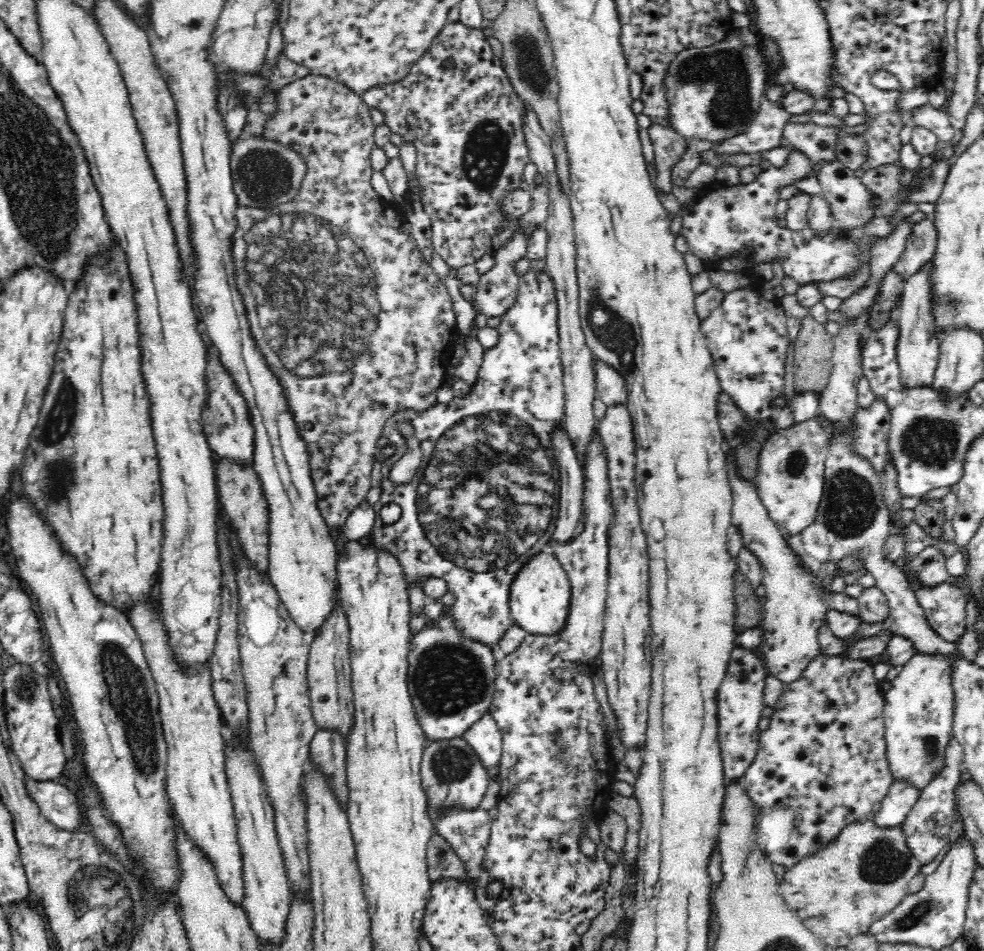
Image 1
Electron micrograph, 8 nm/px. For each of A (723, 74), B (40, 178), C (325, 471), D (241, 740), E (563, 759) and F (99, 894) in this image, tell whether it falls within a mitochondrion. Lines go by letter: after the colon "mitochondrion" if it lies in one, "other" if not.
A: mitochondrion
B: mitochondrion
C: other
D: other
E: mitochondrion
F: mitochondrion

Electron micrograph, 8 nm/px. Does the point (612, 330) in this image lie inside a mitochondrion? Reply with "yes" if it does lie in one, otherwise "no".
yes

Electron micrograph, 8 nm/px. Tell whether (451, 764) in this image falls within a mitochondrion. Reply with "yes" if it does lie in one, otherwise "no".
yes

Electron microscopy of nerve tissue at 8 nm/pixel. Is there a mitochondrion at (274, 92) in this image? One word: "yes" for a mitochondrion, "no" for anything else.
no

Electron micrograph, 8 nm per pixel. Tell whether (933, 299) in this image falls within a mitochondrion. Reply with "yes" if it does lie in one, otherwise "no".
no

